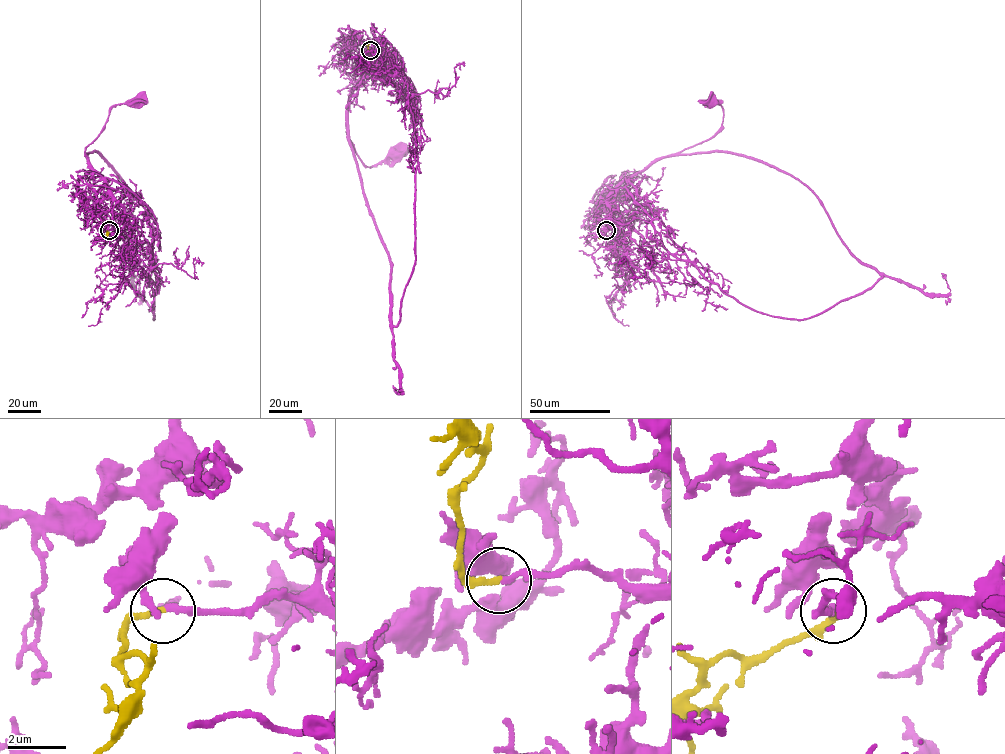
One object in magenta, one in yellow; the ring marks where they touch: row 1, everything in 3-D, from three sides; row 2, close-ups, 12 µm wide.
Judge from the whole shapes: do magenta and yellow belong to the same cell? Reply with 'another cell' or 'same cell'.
same cell

